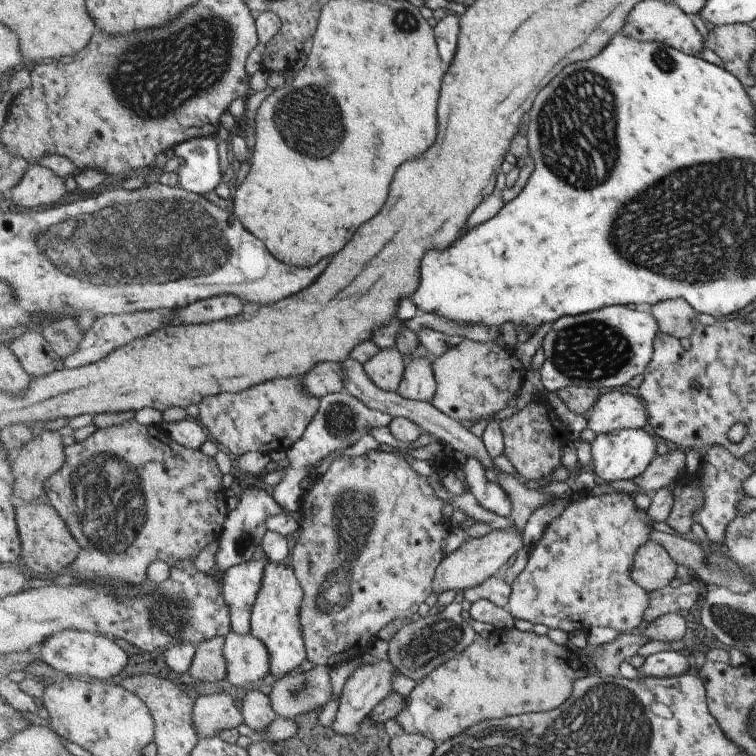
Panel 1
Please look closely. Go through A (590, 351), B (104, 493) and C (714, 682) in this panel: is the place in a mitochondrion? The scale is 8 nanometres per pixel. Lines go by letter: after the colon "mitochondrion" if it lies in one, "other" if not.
A: mitochondrion
B: mitochondrion
C: other

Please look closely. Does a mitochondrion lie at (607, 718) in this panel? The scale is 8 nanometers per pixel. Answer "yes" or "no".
yes

